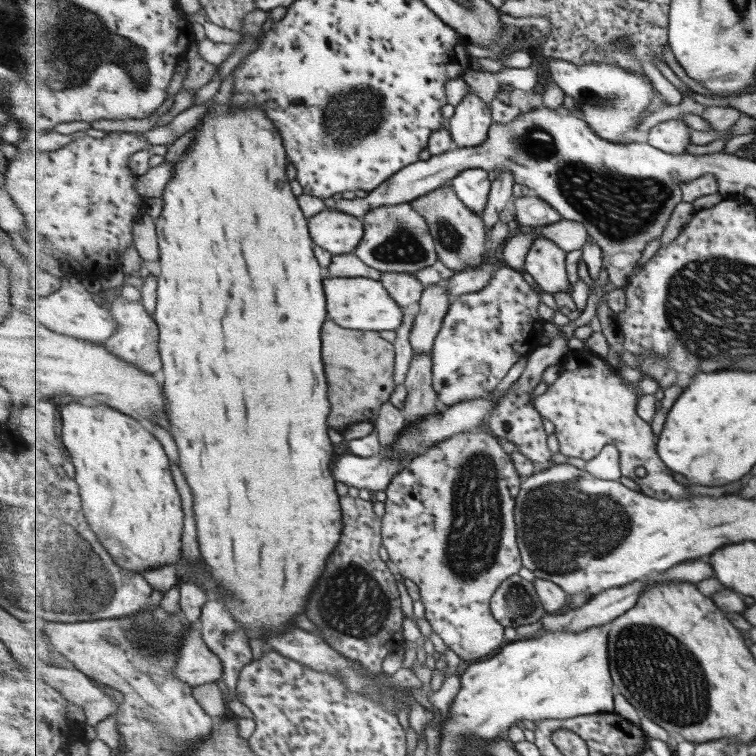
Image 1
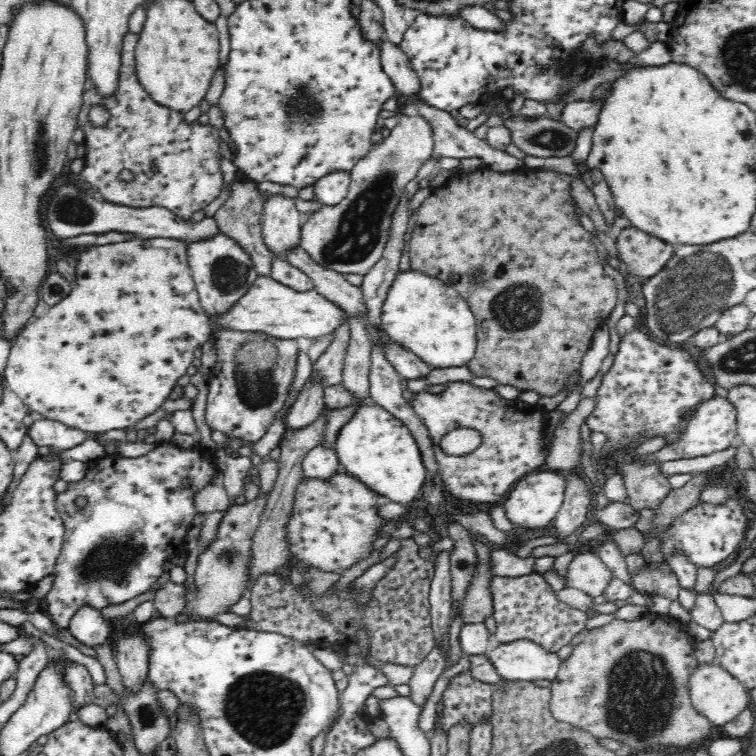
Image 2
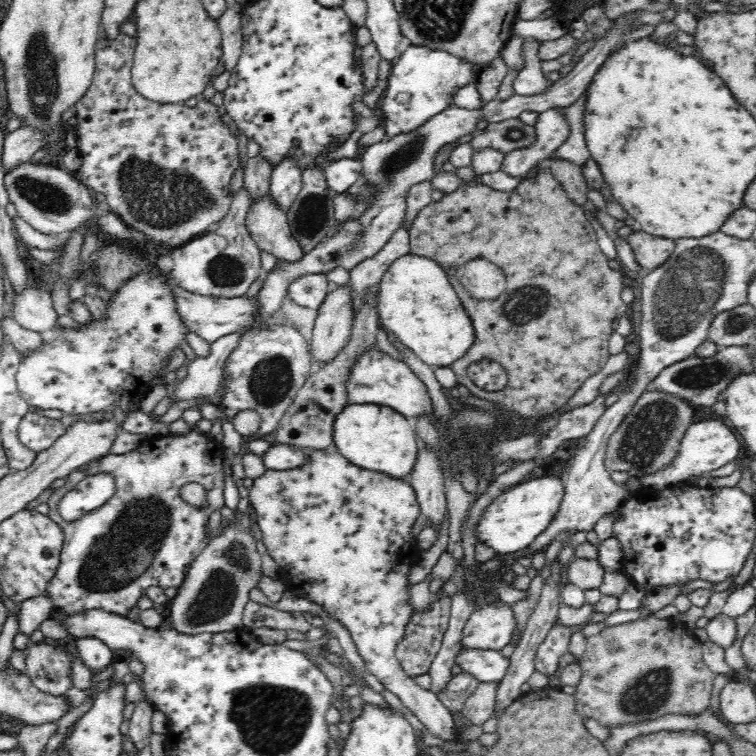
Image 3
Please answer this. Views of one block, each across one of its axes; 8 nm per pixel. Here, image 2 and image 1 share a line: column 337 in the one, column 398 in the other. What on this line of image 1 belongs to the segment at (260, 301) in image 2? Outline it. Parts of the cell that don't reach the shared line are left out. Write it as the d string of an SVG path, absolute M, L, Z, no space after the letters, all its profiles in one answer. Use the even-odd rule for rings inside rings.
M357 277L324 278L326 298L328 299L328 315L341 327L351 330L367 330L374 332L394 331L404 326L404 311L396 299L389 296L383 284L377 279Z

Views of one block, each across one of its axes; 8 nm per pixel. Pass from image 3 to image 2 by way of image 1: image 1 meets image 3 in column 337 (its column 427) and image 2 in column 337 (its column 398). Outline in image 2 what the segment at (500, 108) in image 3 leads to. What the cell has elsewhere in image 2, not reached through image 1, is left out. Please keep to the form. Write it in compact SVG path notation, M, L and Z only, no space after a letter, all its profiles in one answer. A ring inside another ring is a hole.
M412 112L400 115L398 126L391 130L389 136L380 144L372 145L370 152L351 168L347 195L334 206L323 206L323 209L310 213L308 221L301 226L299 247L324 270L363 275L379 259L400 193L431 153L431 130L428 124L428 121Z

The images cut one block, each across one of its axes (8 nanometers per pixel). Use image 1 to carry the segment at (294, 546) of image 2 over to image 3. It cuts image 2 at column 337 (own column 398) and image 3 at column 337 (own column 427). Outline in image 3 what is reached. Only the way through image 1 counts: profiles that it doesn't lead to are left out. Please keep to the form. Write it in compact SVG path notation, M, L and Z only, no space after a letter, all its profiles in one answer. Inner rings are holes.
M307 450L306 455L312 459L312 462L301 466L300 468L290 469L289 471L270 471L266 472L264 476L255 478L252 487L249 488L249 504L253 511L253 520L257 522L263 534L262 550L270 555L273 560L282 568L288 576L286 586L288 592L293 592L296 597L301 597L310 602L315 602L326 611L329 616L338 620L344 627L347 628L353 642L357 646L360 656L365 662L365 667L376 676L377 680L383 686L396 694L401 702L413 713L421 722L428 728L428 732L444 742L458 742L458 733L453 719L451 710L442 704L442 701L430 689L420 688L412 677L407 675L398 663L397 658L393 656L393 647L396 646L396 640L400 638L401 632L404 631L404 624L408 622L408 618L414 612L410 609L409 588L407 577L409 576L410 568L413 563L420 560L420 550L416 546L416 537L411 534L411 529L414 526L418 516L420 516L420 509L418 508L418 501L416 501L416 493L410 486L407 480L397 481L388 475L372 470L361 469L359 466L352 465L346 458L343 458L338 451L331 454L325 450Z

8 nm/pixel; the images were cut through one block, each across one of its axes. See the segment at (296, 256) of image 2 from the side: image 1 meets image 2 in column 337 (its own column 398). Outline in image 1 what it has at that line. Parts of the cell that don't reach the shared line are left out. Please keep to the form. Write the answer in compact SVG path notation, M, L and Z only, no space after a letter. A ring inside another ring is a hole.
M383 272L379 281L389 296L403 308L418 305L426 289L425 284L421 284L421 280L417 280L413 273Z

